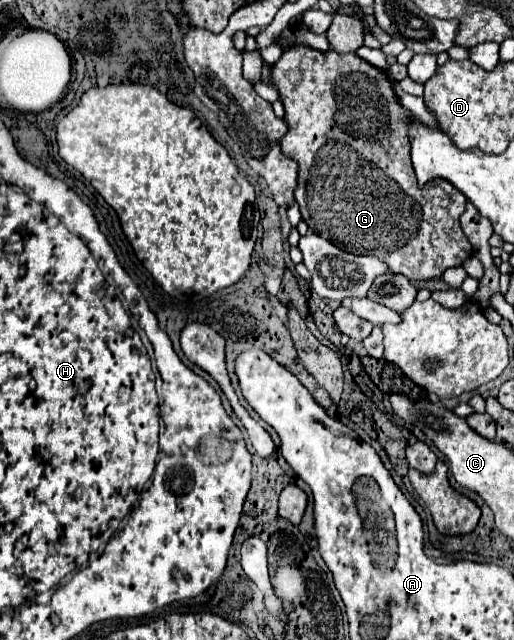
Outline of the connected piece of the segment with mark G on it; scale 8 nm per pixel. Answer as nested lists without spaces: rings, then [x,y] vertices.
[[[292,45],[274,63],[272,79],[278,87],[282,103],[286,107],[286,117],[284,119],[288,123],[288,133],[280,141],[282,153],[298,163],[298,185],[296,185],[296,191],[294,191],[294,199],[300,205],[302,219],[308,223],[308,227],[316,235],[332,241],[336,247],[344,249],[346,253],[378,257],[380,261],[384,261],[388,265],[388,269],[392,273],[402,273],[410,281],[440,277],[448,267],[464,265],[464,261],[472,257],[472,245],[470,245],[468,237],[464,235],[464,231],[460,227],[460,215],[466,209],[466,197],[452,183],[448,183],[446,179],[432,179],[424,187],[418,187],[418,179],[416,179],[416,173],[414,173],[414,167],[412,167],[412,161],[410,161],[408,109],[402,107],[402,103],[398,101],[398,95],[394,93],[394,87],[392,87],[392,79],[382,69],[378,69],[378,67],[370,65],[368,61],[360,59],[356,53],[344,53],[342,55],[342,53],[336,53],[336,51],[318,51],[318,49],[312,49],[308,45]]]

